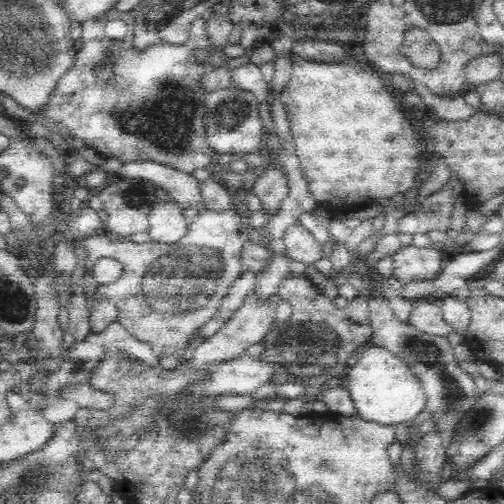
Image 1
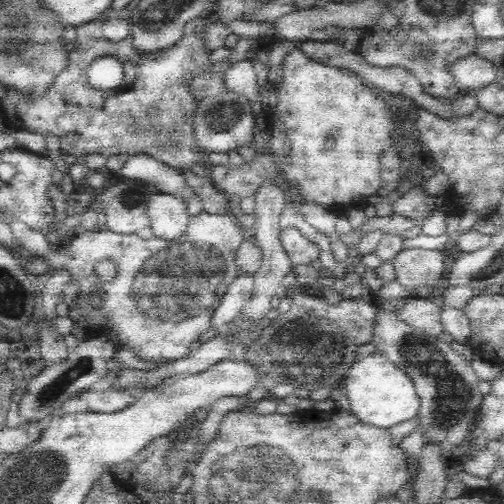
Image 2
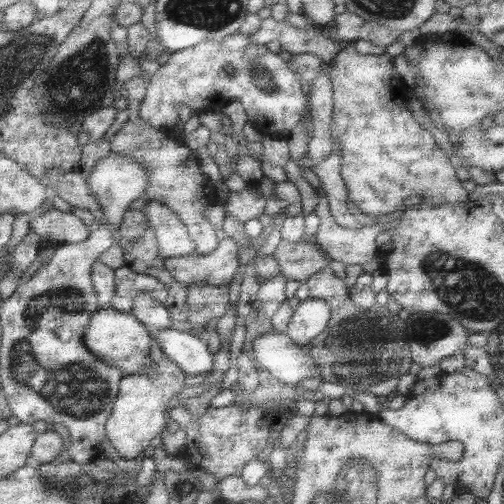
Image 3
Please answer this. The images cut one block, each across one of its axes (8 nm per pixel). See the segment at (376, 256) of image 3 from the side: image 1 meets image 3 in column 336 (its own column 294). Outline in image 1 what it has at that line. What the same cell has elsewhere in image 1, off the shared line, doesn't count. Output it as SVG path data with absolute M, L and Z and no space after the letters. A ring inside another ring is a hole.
M296 222L286 230L282 248L292 262L302 262L304 266L312 266L314 262L324 258L324 250L322 250L324 246L318 244L314 236L300 222Z

